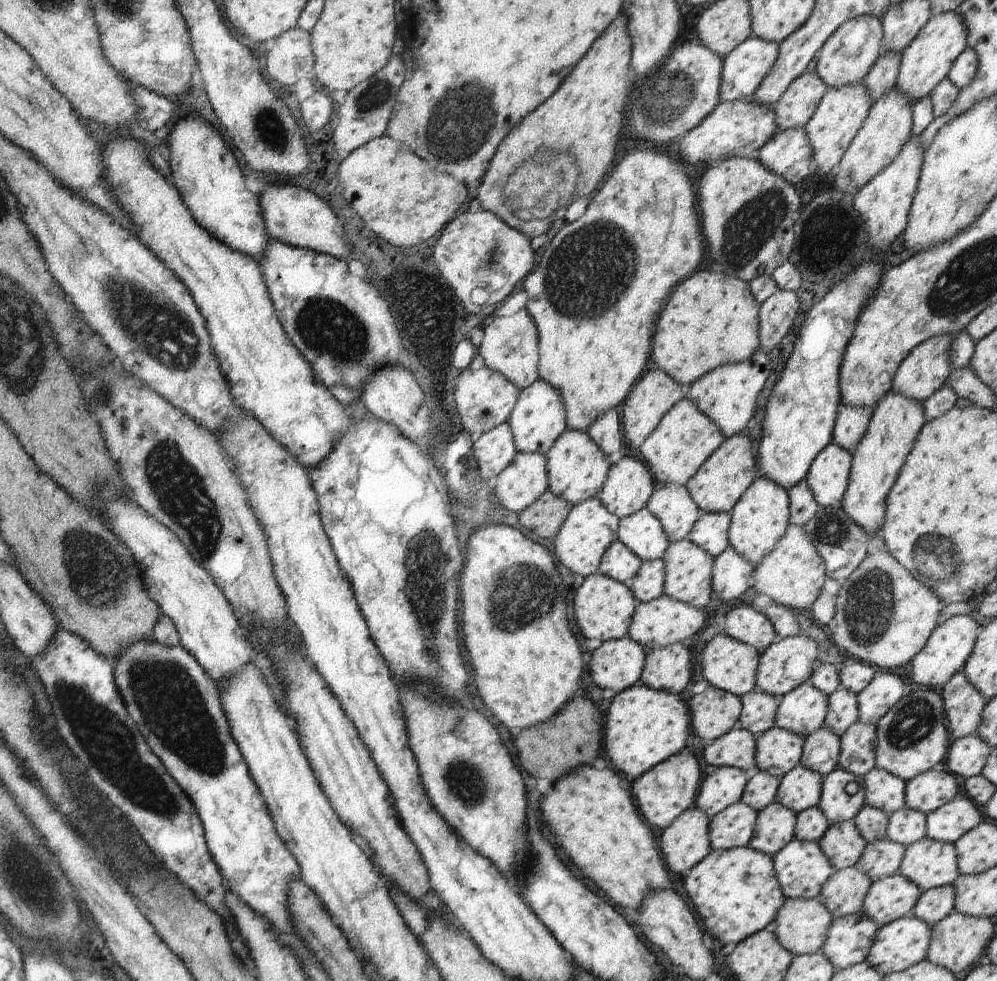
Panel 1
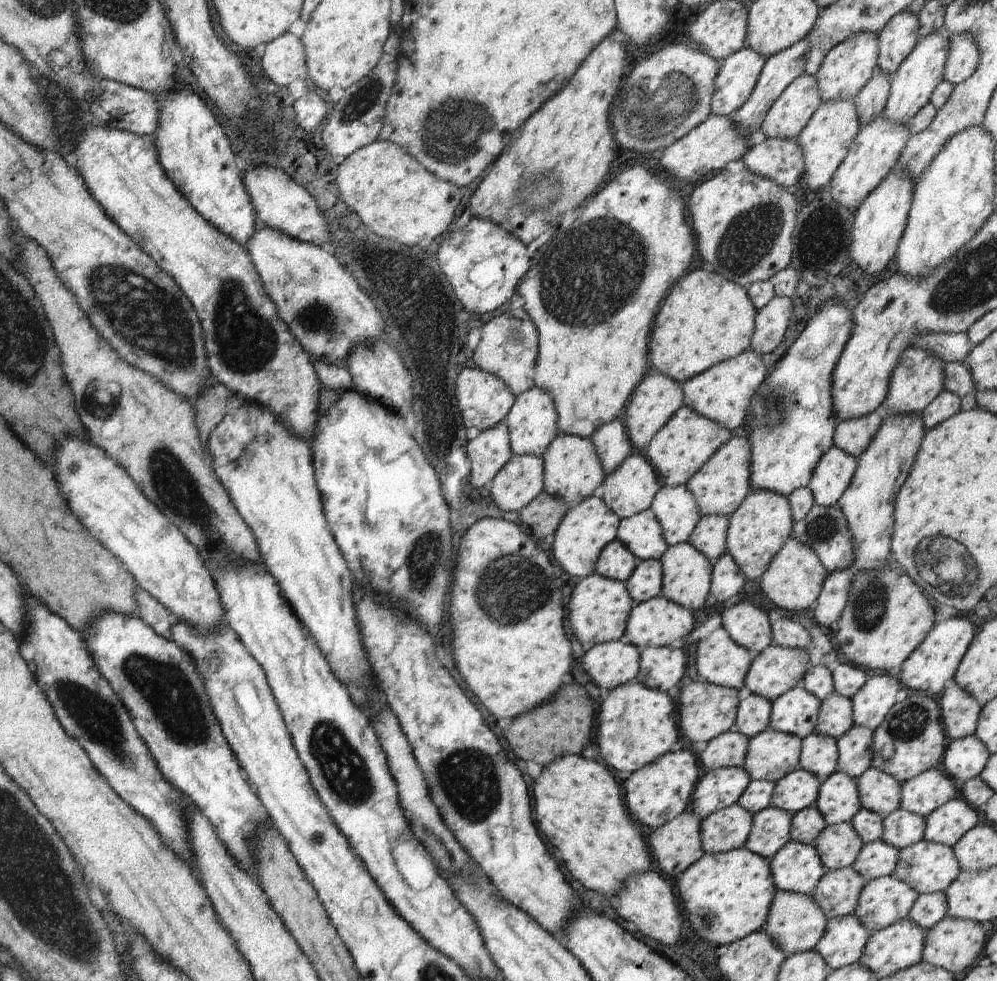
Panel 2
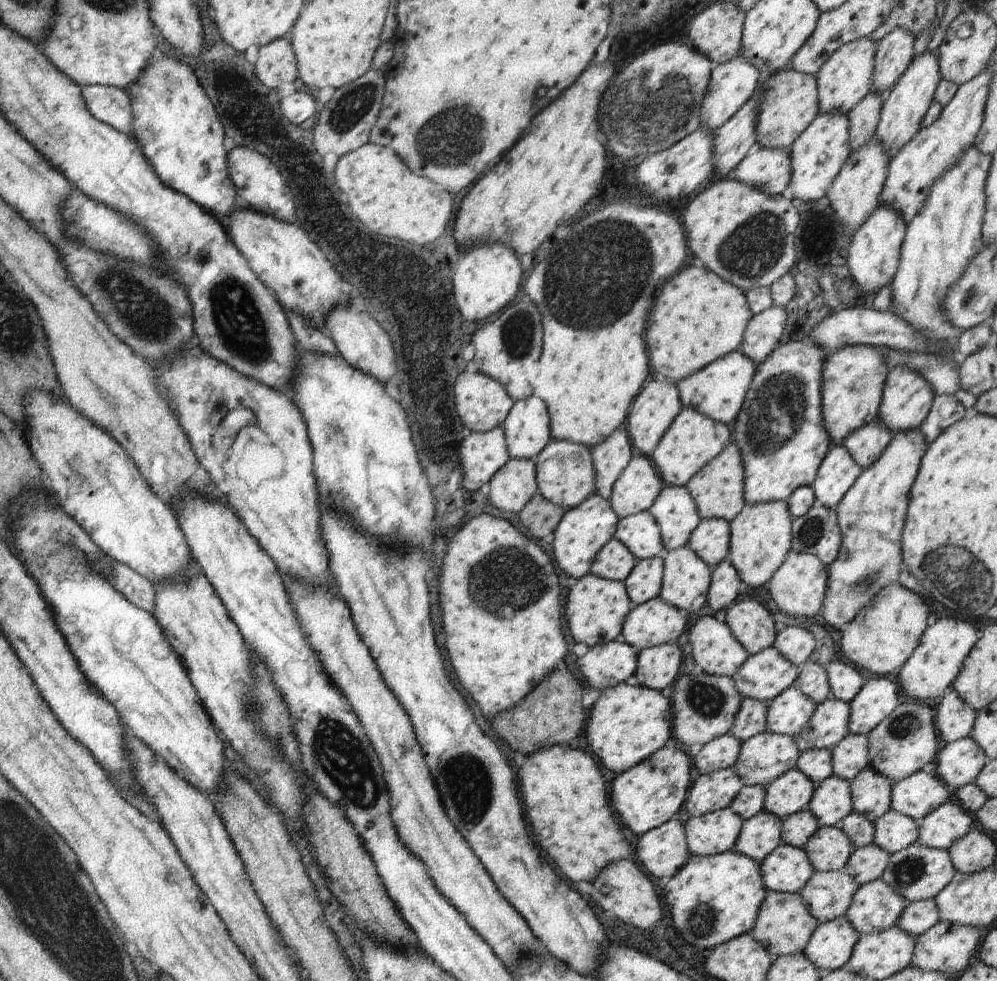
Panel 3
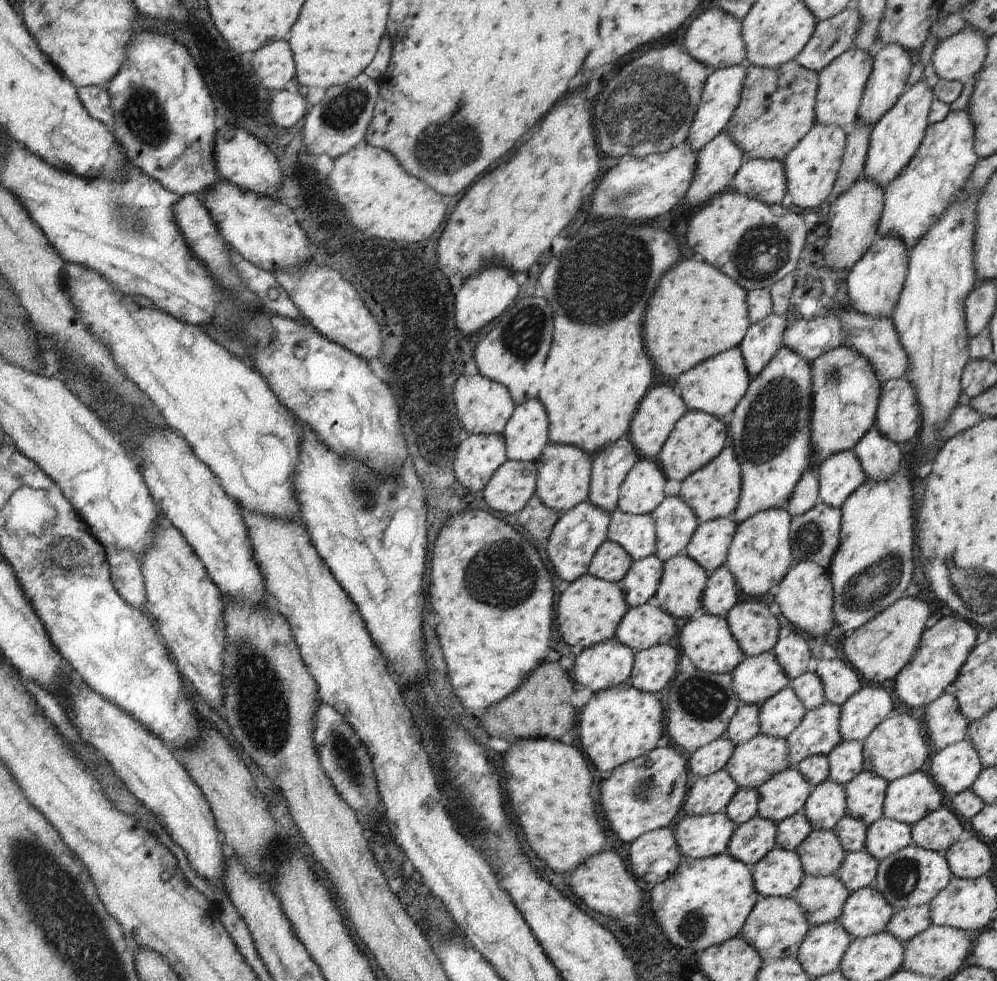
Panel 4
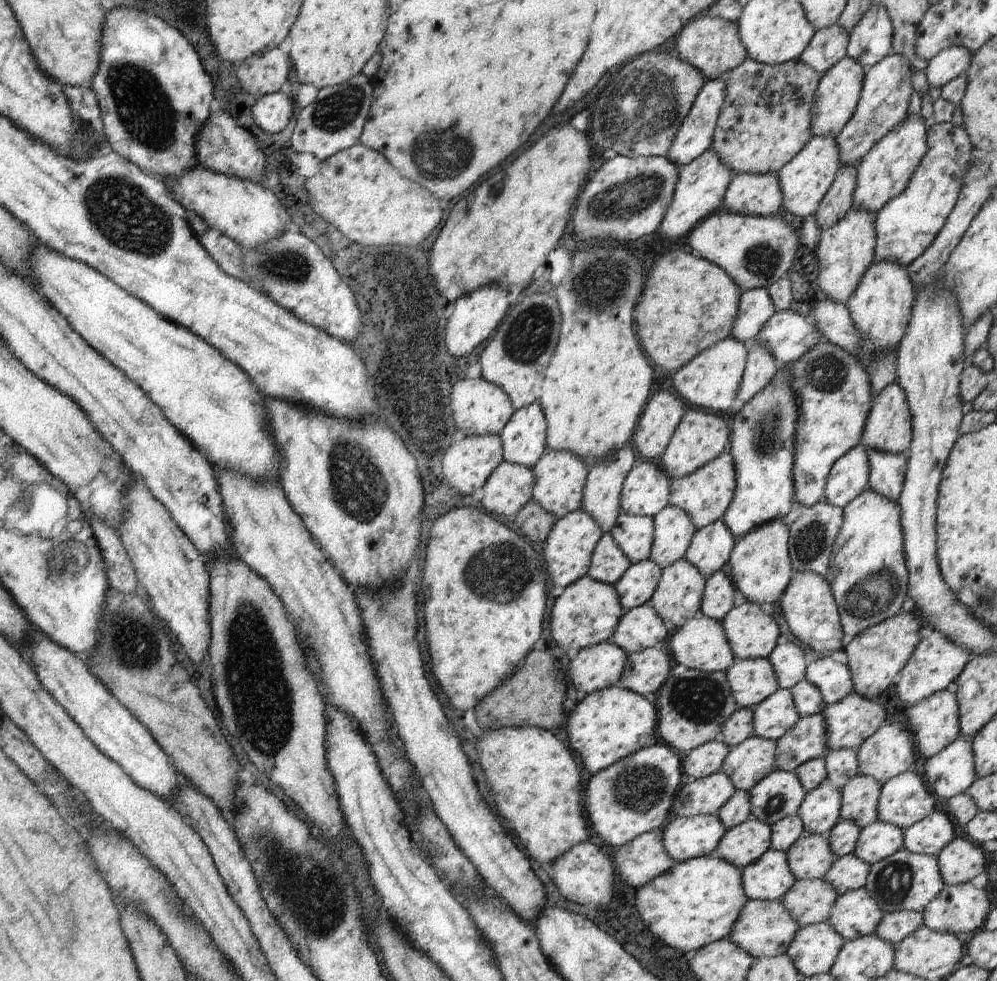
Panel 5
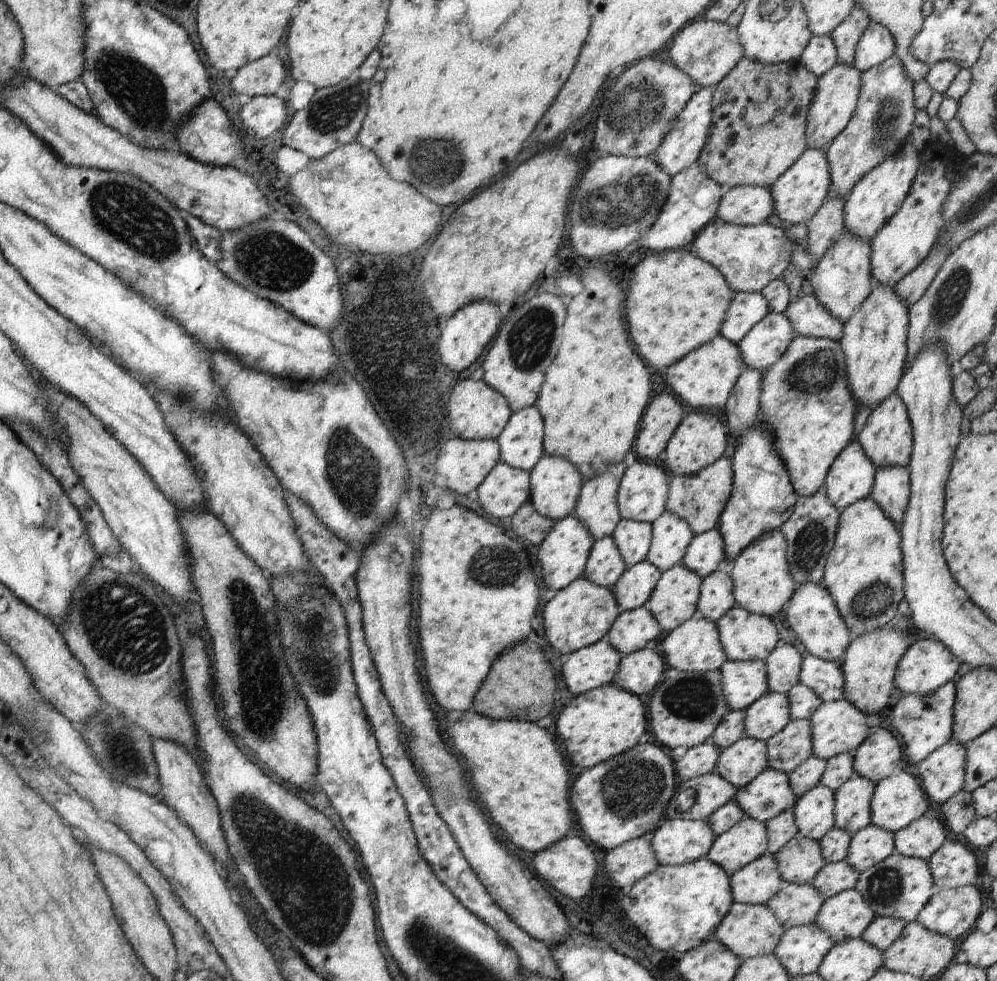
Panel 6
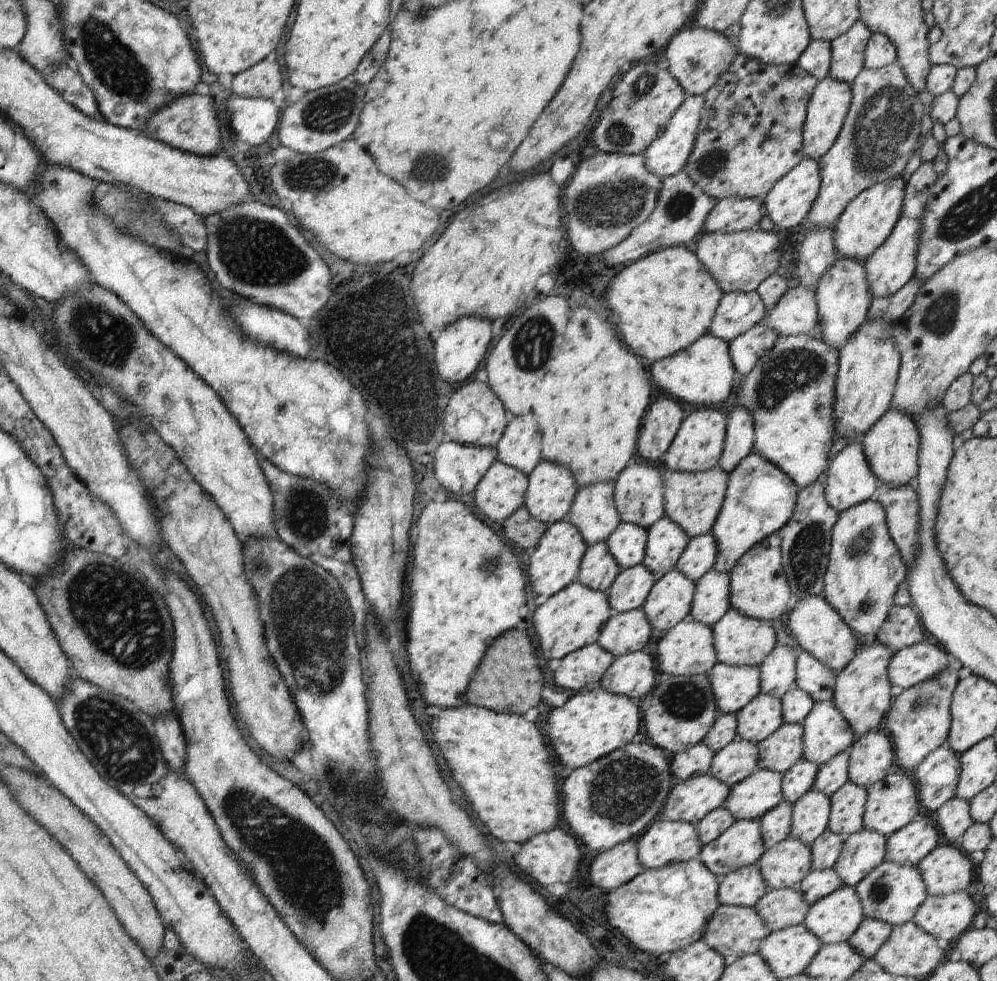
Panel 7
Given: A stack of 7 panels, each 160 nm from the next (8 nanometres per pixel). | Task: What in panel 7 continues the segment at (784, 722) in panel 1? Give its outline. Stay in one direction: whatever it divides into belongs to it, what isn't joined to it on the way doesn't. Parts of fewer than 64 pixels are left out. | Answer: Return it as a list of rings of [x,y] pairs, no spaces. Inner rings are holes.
[[[760,693],[736,713],[738,738],[760,743],[772,736],[784,724],[782,700],[770,694]]]

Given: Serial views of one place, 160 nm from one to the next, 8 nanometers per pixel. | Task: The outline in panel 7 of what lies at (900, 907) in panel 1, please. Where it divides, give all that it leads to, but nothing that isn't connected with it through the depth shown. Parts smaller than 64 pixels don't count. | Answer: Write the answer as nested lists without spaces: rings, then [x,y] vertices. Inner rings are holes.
[[[844,886],[810,905],[803,924],[828,945],[847,942],[865,919],[855,888]]]

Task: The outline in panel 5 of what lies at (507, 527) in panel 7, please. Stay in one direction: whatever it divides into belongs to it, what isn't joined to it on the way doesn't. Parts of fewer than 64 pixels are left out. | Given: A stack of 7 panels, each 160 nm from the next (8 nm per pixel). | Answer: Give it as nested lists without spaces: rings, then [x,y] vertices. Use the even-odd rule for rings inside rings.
[[[530,499],[516,515],[514,522],[521,534],[532,543],[544,542],[558,518],[545,511],[534,499]]]

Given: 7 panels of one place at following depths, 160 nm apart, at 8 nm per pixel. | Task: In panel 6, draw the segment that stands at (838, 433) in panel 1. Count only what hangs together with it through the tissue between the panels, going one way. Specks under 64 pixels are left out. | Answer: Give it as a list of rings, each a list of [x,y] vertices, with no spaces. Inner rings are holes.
[[[875,466],[871,498],[901,530],[902,518],[910,497],[909,472],[904,466]]]

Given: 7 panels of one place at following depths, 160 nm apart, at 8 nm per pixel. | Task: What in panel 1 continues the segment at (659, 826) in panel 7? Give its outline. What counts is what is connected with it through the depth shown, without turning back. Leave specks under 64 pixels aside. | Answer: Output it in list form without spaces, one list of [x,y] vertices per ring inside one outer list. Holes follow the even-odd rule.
[[[741,800],[710,819],[709,839],[712,851],[748,847],[754,834],[758,811]]]

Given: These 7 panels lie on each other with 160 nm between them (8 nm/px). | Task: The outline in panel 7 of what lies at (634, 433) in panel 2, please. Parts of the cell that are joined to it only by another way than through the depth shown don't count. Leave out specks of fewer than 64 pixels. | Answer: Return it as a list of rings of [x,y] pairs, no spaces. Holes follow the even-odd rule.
[[[653,398],[644,414],[638,434],[638,452],[644,460],[662,459],[672,445],[682,422],[684,410],[675,398]]]

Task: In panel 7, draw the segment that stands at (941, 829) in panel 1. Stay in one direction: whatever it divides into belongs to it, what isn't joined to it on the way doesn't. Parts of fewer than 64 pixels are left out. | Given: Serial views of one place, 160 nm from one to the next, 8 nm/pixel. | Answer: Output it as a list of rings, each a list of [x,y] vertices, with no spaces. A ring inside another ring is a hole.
[[[920,815],[888,837],[885,861],[918,867],[918,864],[939,846],[938,839],[939,832],[934,820]]]

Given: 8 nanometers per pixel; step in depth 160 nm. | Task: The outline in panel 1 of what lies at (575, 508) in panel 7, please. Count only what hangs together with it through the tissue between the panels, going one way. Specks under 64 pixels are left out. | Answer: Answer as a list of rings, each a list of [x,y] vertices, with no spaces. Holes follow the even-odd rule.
[[[616,409],[598,417],[586,430],[588,436],[609,456],[622,448],[623,426]]]

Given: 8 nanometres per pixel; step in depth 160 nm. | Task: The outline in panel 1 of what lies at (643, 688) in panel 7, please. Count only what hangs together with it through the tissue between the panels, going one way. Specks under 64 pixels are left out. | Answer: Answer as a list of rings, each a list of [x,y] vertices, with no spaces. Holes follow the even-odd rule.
[[[685,642],[652,649],[637,684],[679,694],[692,678],[690,666],[690,648]]]

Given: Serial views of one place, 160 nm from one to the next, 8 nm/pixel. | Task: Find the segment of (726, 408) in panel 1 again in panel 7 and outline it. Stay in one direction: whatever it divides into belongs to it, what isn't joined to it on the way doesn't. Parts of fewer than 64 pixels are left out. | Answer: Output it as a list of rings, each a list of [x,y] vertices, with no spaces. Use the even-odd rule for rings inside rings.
[[[708,333],[678,354],[654,362],[649,374],[653,385],[658,386],[664,395],[694,406],[710,407],[722,404],[730,396],[736,385],[734,377],[737,373],[730,358],[729,343]]]

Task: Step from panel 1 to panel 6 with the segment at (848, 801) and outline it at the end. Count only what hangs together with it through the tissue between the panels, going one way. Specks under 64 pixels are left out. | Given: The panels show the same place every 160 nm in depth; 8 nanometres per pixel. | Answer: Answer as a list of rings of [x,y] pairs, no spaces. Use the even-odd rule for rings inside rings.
[[[817,785],[798,797],[793,814],[799,833],[820,841],[835,828],[834,808],[835,793],[823,785]]]

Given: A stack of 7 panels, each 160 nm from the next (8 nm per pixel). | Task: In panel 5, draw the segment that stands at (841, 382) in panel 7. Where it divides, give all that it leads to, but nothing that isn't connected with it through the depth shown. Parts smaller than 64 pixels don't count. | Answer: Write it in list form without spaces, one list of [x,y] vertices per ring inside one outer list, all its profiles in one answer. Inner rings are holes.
[[[874,261],[863,274],[850,300],[845,304],[861,336],[858,343],[859,351],[855,357],[869,376],[871,365],[877,357],[884,355],[887,351],[896,354],[900,341],[906,334],[916,297],[916,290],[905,266],[886,261],[877,263]]]

